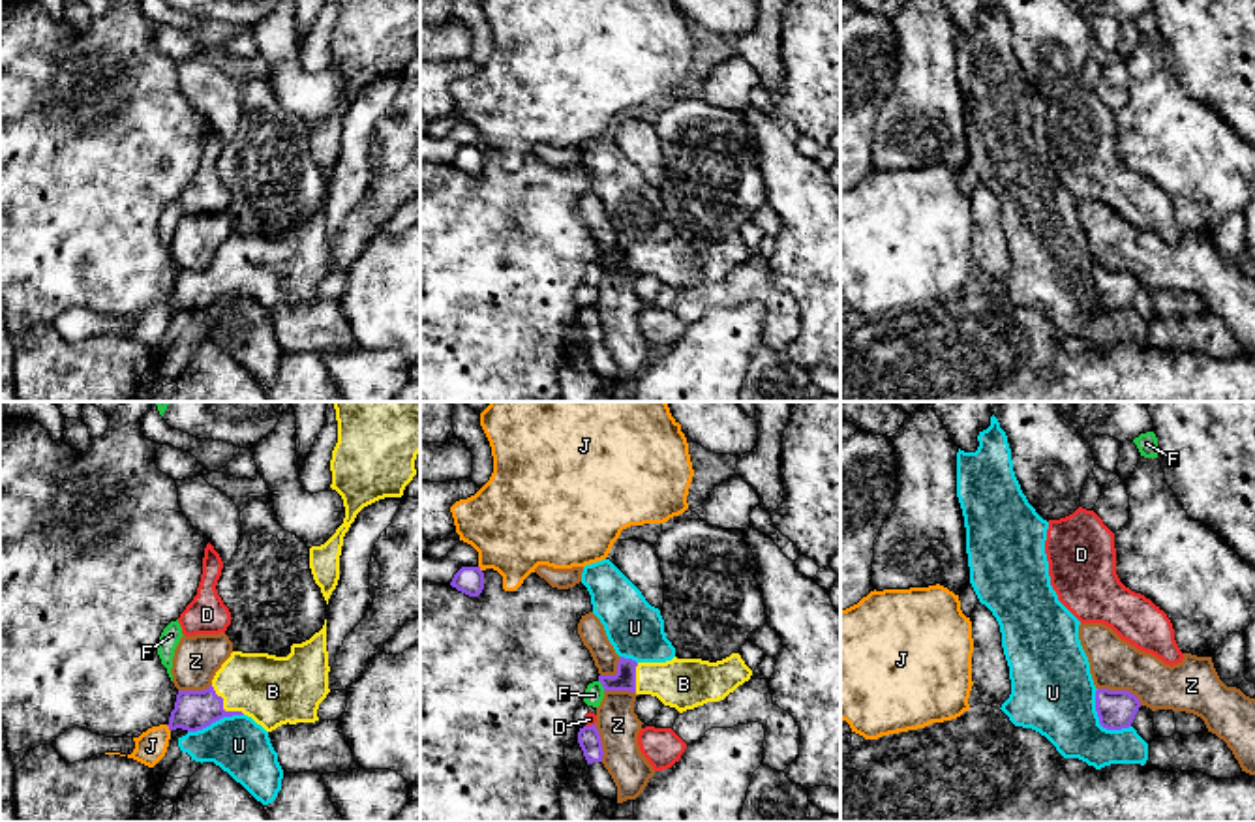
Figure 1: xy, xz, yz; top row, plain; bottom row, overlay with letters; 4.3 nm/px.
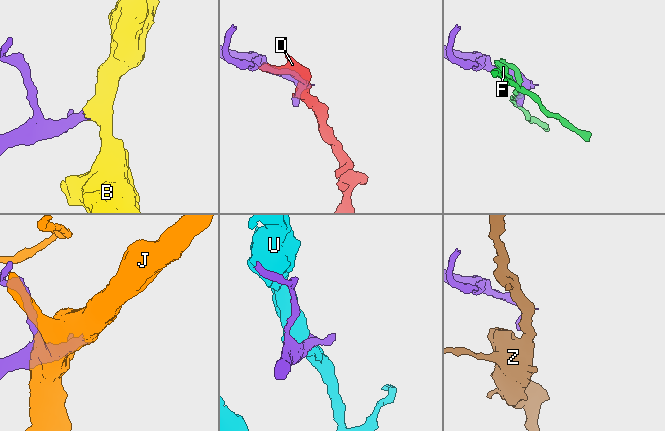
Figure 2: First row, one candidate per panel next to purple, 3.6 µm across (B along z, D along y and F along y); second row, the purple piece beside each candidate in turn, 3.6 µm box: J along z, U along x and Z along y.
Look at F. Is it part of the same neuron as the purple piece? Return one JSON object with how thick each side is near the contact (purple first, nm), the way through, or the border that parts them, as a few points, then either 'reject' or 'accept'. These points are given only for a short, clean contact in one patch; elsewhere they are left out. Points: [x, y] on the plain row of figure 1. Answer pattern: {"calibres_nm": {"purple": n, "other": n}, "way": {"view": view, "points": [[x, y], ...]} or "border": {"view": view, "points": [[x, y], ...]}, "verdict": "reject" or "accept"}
{"calibres_nm": {"purple": 100, "other": 90}, "border": {"view": "xz", "points": [[599, 259], [604, 269]]}, "verdict": "reject"}

